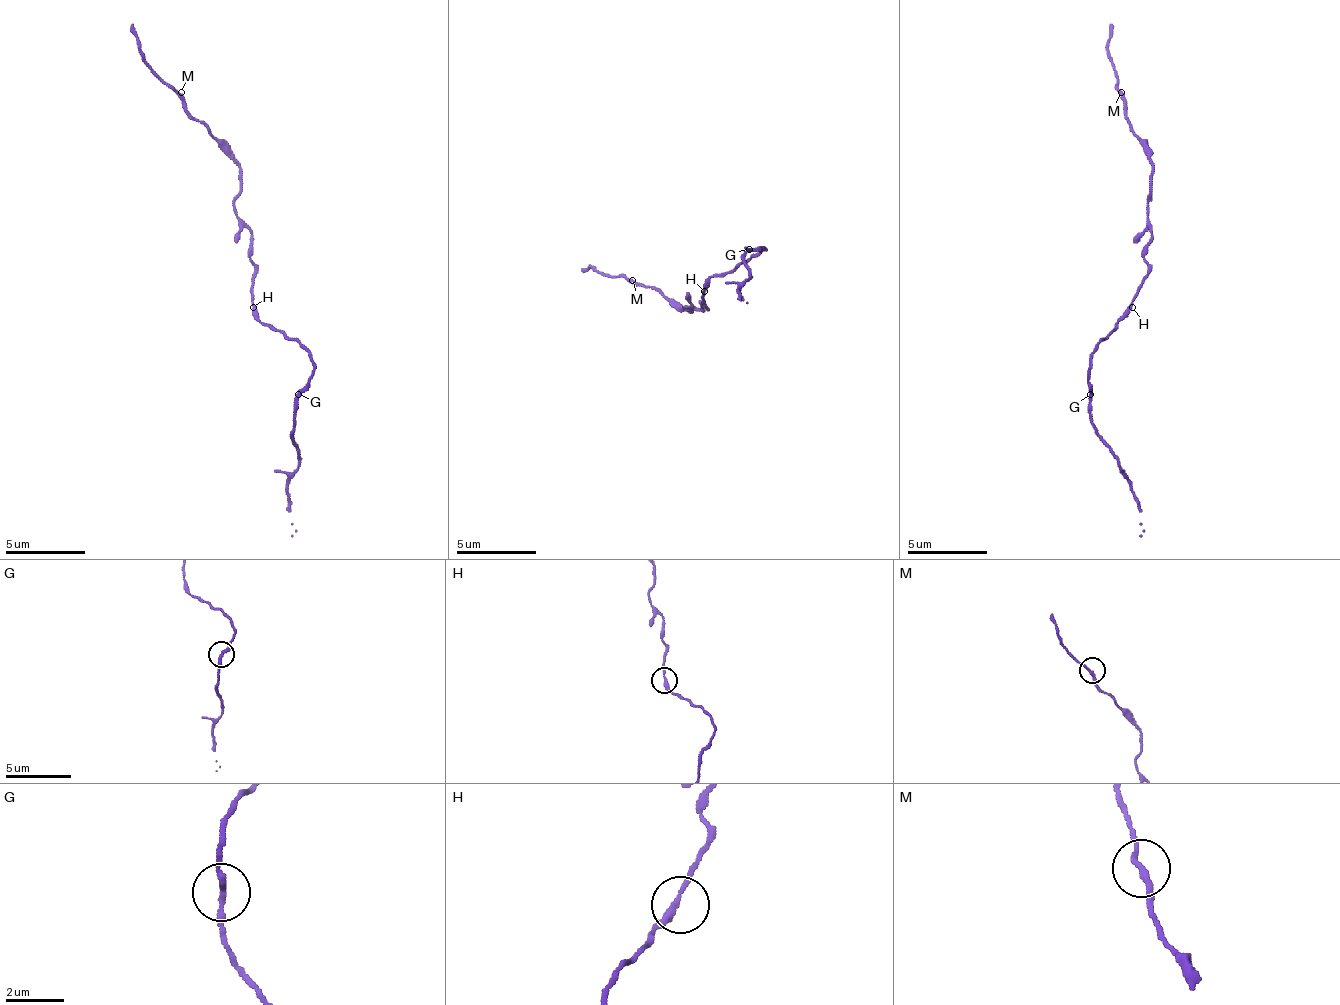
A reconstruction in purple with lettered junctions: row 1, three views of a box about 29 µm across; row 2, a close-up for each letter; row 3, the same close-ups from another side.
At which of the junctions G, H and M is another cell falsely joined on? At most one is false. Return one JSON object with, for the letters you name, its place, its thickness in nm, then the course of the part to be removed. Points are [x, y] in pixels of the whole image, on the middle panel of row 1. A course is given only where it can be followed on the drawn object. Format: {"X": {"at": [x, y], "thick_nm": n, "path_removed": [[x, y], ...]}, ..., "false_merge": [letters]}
{"false_merge": []}

